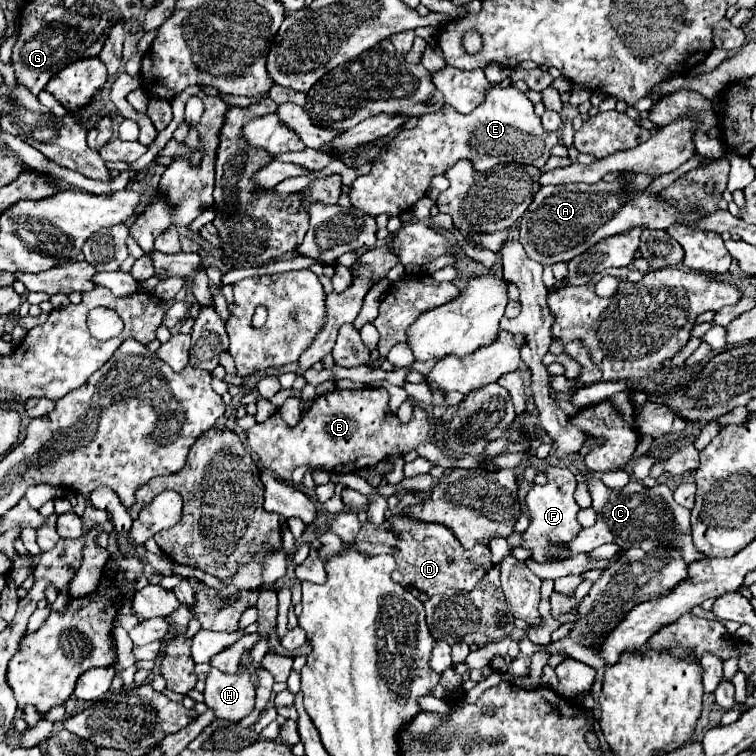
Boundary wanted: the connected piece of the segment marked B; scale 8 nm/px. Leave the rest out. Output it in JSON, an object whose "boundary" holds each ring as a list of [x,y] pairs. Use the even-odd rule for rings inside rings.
{"boundary":[[[367,388],[367,390],[333,390],[325,396],[321,396],[307,412],[303,412],[301,422],[295,428],[289,428],[279,414],[273,414],[267,422],[253,426],[247,430],[247,442],[251,450],[257,454],[263,468],[271,470],[279,480],[289,482],[291,474],[297,466],[313,466],[321,468],[325,472],[353,472],[367,466],[377,466],[387,456],[397,456],[399,452],[407,454],[415,450],[417,444],[423,444],[429,440],[431,420],[425,410],[415,408],[413,418],[409,424],[401,424],[399,418],[389,410],[389,394],[385,388]]]}

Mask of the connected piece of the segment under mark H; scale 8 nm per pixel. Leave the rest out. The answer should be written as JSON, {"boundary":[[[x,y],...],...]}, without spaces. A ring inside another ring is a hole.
{"boundary":[[[211,668],[203,696],[217,720],[239,724],[255,704],[255,674],[247,668],[239,668],[239,674],[221,674]]]}

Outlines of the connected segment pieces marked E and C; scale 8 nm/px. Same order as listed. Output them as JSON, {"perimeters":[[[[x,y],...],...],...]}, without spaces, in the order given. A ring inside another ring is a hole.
{"perimeters":[[[[493,84],[483,104],[471,114],[459,114],[455,108],[445,104],[435,114],[419,116],[419,124],[413,130],[401,130],[389,144],[371,172],[357,177],[349,192],[353,206],[365,210],[371,216],[389,212],[397,216],[423,198],[429,190],[429,182],[437,174],[445,174],[457,160],[471,160],[481,172],[501,162],[519,162],[543,168],[551,156],[551,148],[559,142],[557,132],[547,132],[541,118],[533,112],[531,100],[517,88],[501,88]]],[[[589,472],[585,474],[585,482],[587,482],[587,490],[593,500],[591,506],[597,512],[597,522],[595,522],[595,526],[581,530],[579,536],[573,538],[569,544],[559,544],[557,548],[551,548],[549,550],[551,560],[567,560],[579,552],[591,552],[593,548],[607,544],[607,542],[619,544],[621,550],[631,548],[631,546],[649,550],[649,546],[653,546],[653,544],[673,544],[673,546],[681,546],[683,560],[687,564],[701,558],[701,554],[695,550],[695,546],[691,542],[689,510],[681,508],[673,500],[673,492],[665,484],[647,488],[637,480],[631,480],[625,488],[613,490],[613,488],[607,488],[595,474],[589,476]]]]}

